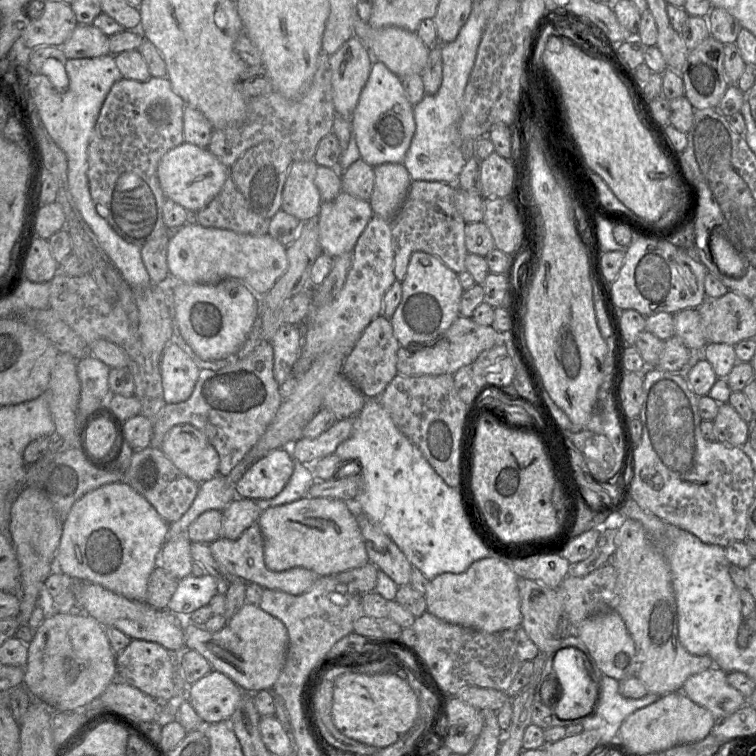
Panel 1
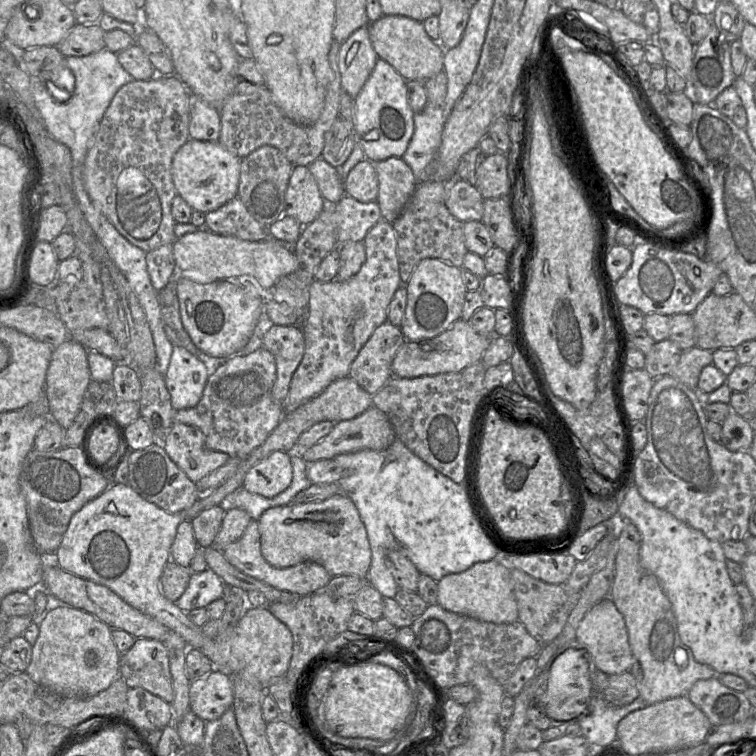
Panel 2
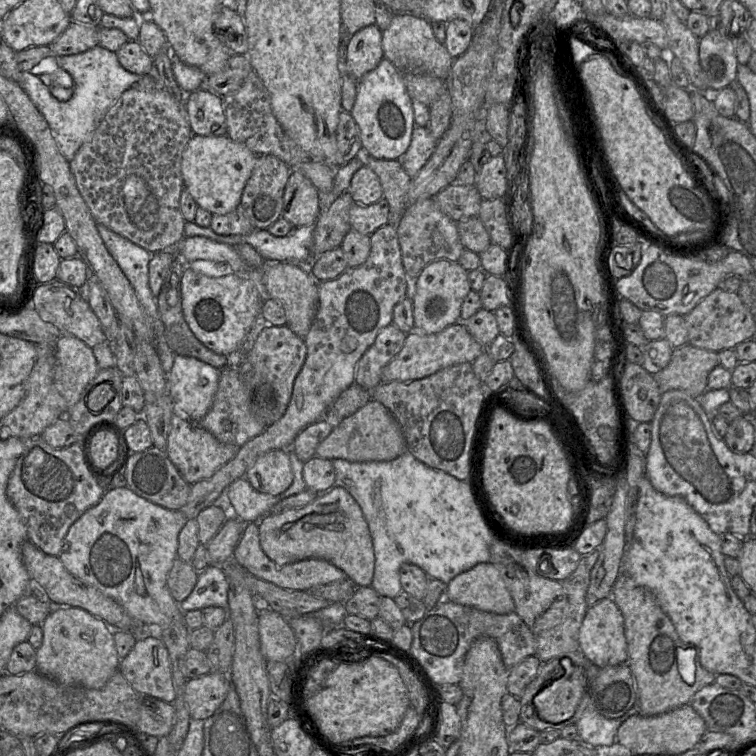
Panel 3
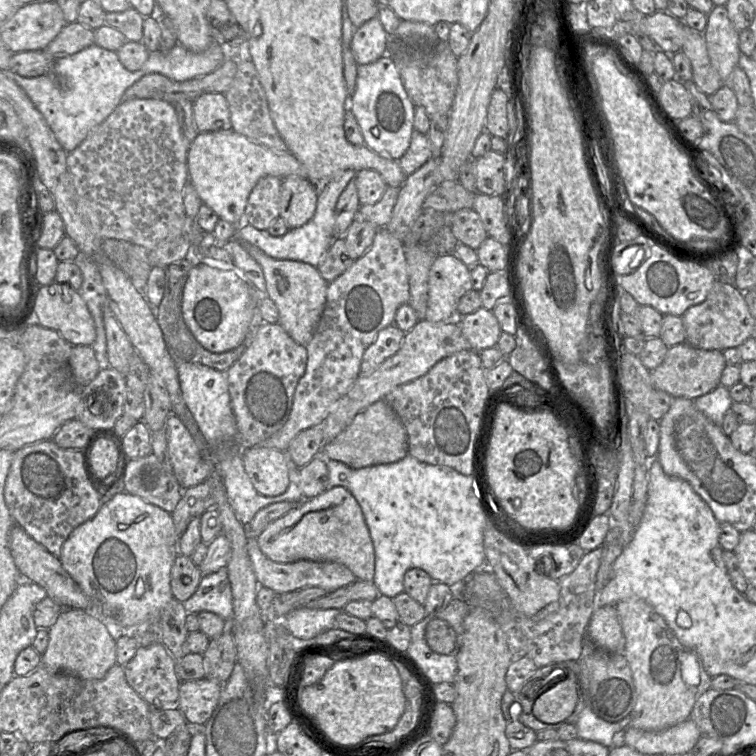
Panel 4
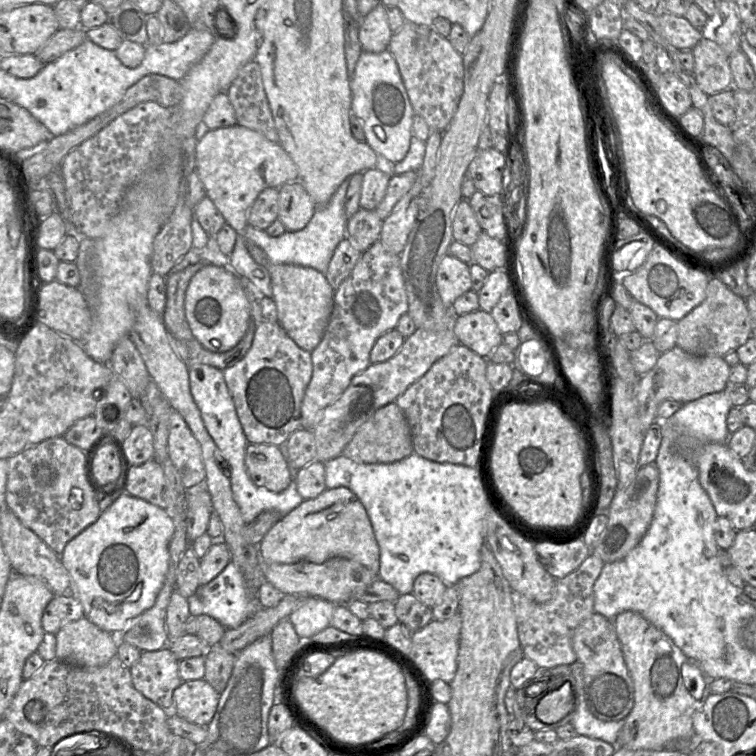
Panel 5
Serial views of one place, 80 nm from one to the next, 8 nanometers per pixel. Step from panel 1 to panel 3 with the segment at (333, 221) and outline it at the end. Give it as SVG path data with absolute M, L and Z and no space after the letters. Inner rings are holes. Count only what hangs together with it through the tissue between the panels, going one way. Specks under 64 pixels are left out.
M385 198L370 205L353 203L348 212L351 229L371 235L389 222L389 205Z

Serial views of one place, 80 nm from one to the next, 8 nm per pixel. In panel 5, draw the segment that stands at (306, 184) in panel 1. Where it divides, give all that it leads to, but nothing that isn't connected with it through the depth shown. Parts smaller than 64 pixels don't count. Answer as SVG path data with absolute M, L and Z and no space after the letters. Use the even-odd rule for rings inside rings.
M297 180L288 182L278 188L278 217L286 231L303 229L311 220L316 205L303 184Z

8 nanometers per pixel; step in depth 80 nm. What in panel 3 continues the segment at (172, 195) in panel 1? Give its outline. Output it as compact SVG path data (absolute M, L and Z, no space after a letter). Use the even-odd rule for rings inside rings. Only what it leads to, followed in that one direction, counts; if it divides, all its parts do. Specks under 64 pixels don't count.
M193 135L188 142L181 163L184 189L200 208L213 215L225 215L236 210L244 187L251 176L257 155L242 143L233 141L227 135Z

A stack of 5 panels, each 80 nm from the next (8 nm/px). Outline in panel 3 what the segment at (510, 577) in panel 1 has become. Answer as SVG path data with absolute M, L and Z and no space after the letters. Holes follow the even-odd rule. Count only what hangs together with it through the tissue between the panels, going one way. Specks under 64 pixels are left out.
M490 562L479 563L447 584L447 599L494 614L515 612L513 598L499 570Z

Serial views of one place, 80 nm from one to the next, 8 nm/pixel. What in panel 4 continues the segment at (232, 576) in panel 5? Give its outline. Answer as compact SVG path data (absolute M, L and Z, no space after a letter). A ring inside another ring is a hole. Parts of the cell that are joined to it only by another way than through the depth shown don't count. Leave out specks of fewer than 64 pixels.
M227 568L203 575L196 592L183 602L187 613L213 612L227 622L233 619L233 597Z

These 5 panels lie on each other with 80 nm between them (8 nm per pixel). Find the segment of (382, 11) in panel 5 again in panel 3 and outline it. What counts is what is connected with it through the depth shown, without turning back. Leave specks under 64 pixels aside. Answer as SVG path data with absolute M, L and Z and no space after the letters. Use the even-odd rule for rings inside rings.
M376 24L362 28L349 38L346 52L347 73L357 82L375 69L383 58L382 31Z

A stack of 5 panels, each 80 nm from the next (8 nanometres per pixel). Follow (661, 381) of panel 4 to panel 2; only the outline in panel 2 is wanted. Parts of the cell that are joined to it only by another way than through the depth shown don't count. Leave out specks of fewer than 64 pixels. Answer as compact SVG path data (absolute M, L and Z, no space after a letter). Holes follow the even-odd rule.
M697 346L683 349L678 363L669 375L691 389L697 389L702 369L713 362L712 352Z

